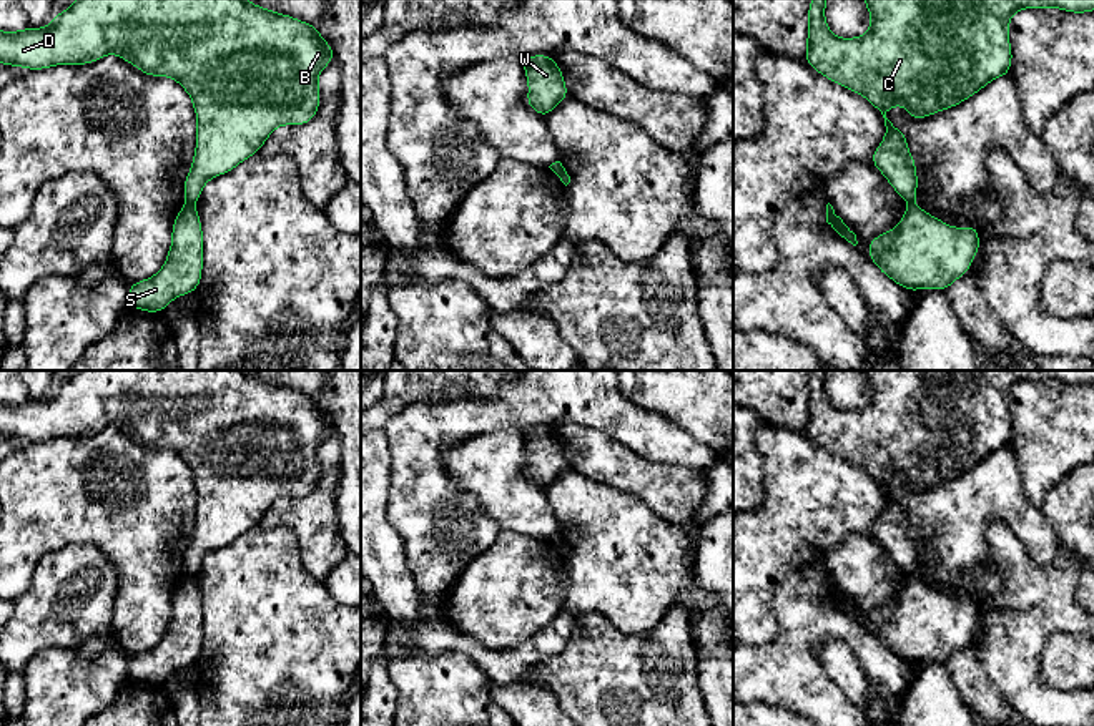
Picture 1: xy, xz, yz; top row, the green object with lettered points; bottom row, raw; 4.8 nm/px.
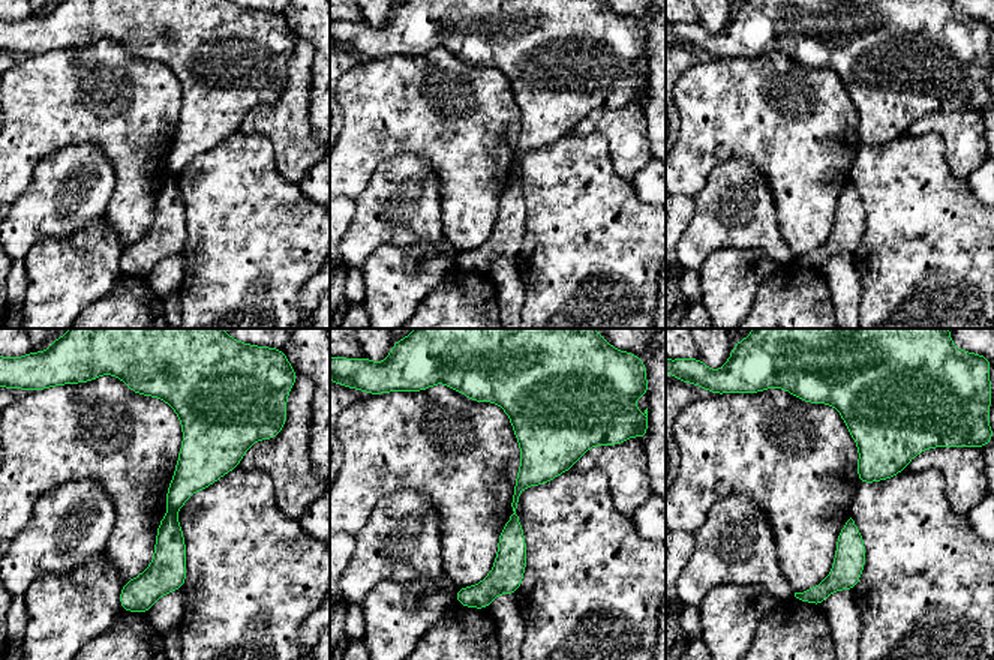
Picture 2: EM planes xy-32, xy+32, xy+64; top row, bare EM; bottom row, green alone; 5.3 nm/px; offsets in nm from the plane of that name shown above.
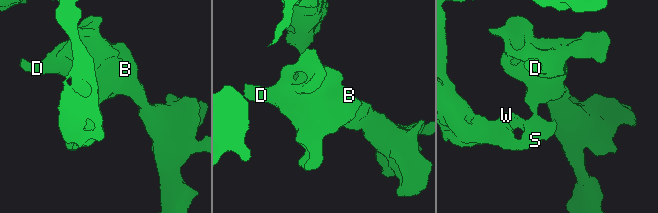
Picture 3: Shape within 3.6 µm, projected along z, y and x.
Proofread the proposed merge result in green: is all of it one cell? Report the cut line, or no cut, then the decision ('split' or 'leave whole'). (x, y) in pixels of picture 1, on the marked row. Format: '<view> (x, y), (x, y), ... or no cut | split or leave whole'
xy (187, 201), (193, 205) | split

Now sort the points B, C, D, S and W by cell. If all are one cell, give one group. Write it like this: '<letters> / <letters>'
B C D / S W

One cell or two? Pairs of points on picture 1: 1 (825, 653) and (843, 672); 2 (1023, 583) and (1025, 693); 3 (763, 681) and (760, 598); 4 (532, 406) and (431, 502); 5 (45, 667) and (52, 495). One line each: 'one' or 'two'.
1: one
2: one
3: two
4: one
5: two

